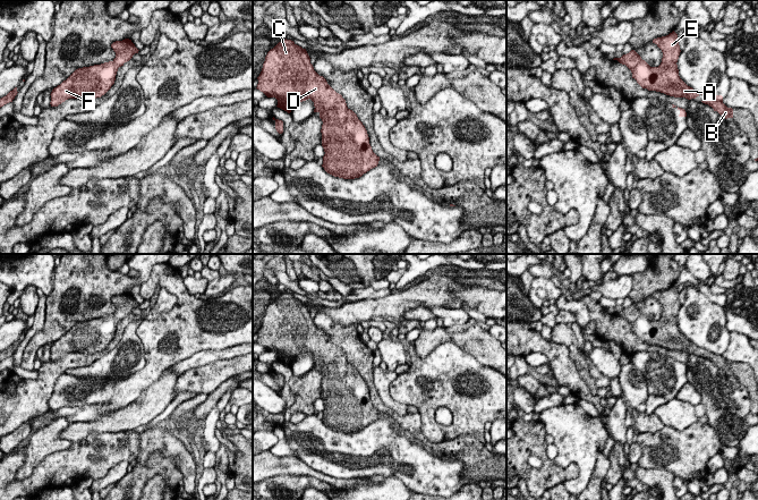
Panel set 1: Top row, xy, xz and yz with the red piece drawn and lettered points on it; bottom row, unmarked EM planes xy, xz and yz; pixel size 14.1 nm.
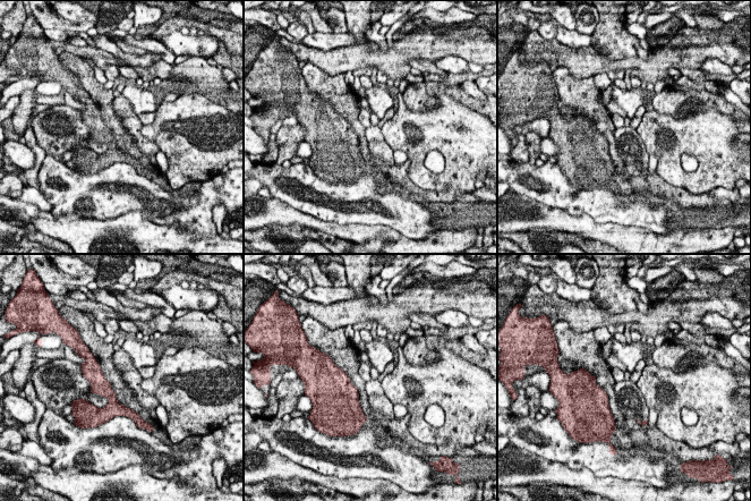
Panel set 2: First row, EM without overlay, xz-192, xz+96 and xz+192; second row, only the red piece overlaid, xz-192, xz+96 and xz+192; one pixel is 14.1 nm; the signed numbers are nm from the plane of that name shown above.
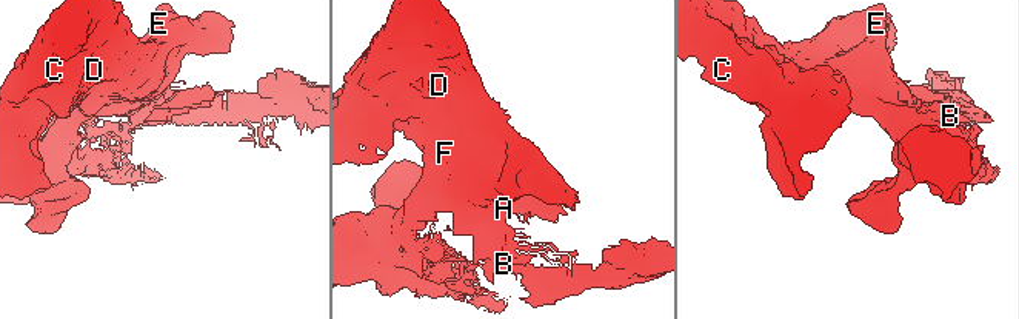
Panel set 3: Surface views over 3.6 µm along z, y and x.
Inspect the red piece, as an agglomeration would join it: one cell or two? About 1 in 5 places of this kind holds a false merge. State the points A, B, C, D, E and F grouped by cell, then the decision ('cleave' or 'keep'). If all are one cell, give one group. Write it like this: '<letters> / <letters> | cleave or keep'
A B C D E F | keep

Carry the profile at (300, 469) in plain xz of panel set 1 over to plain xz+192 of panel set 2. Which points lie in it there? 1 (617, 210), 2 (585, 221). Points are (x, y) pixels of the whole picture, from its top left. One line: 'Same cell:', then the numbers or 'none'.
Same cell: 2

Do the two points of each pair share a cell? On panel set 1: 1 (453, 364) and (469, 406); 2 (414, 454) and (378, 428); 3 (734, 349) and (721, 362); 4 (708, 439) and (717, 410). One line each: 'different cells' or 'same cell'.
1: same cell
2: same cell
3: different cells
4: different cells

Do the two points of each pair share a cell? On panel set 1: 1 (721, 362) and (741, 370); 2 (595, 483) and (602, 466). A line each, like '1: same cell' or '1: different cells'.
1: same cell
2: same cell

